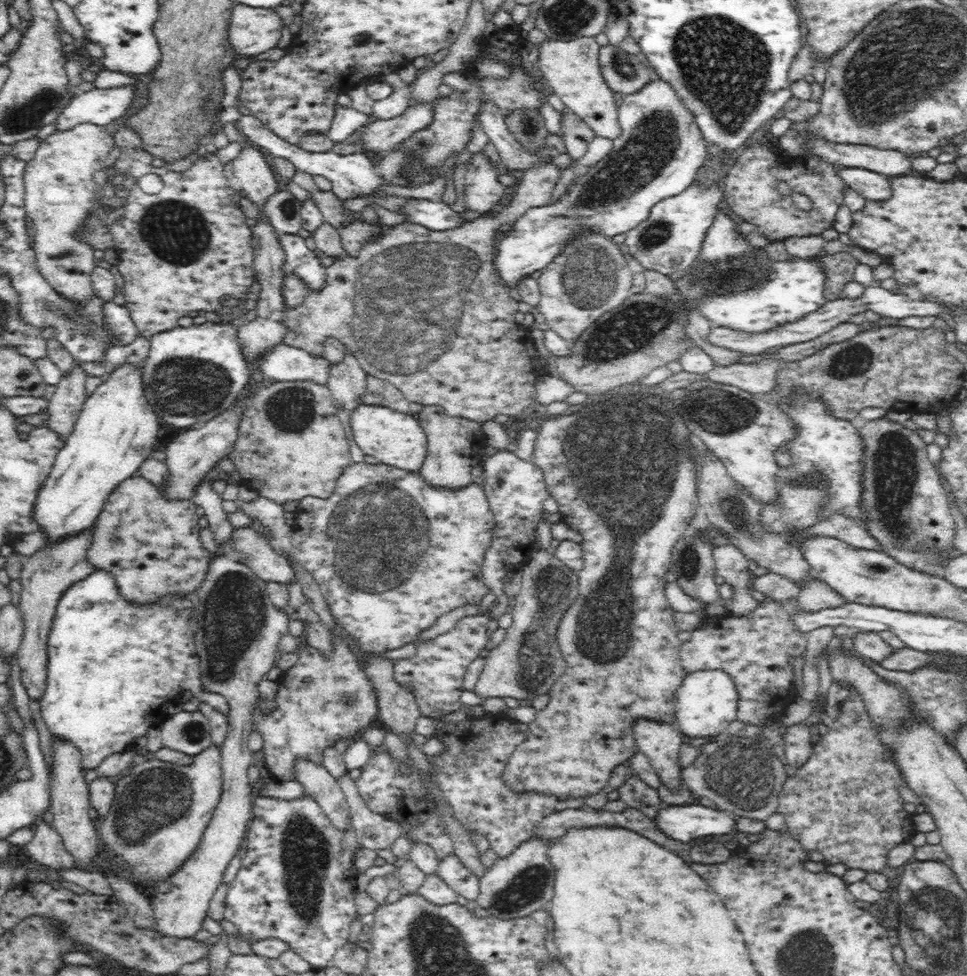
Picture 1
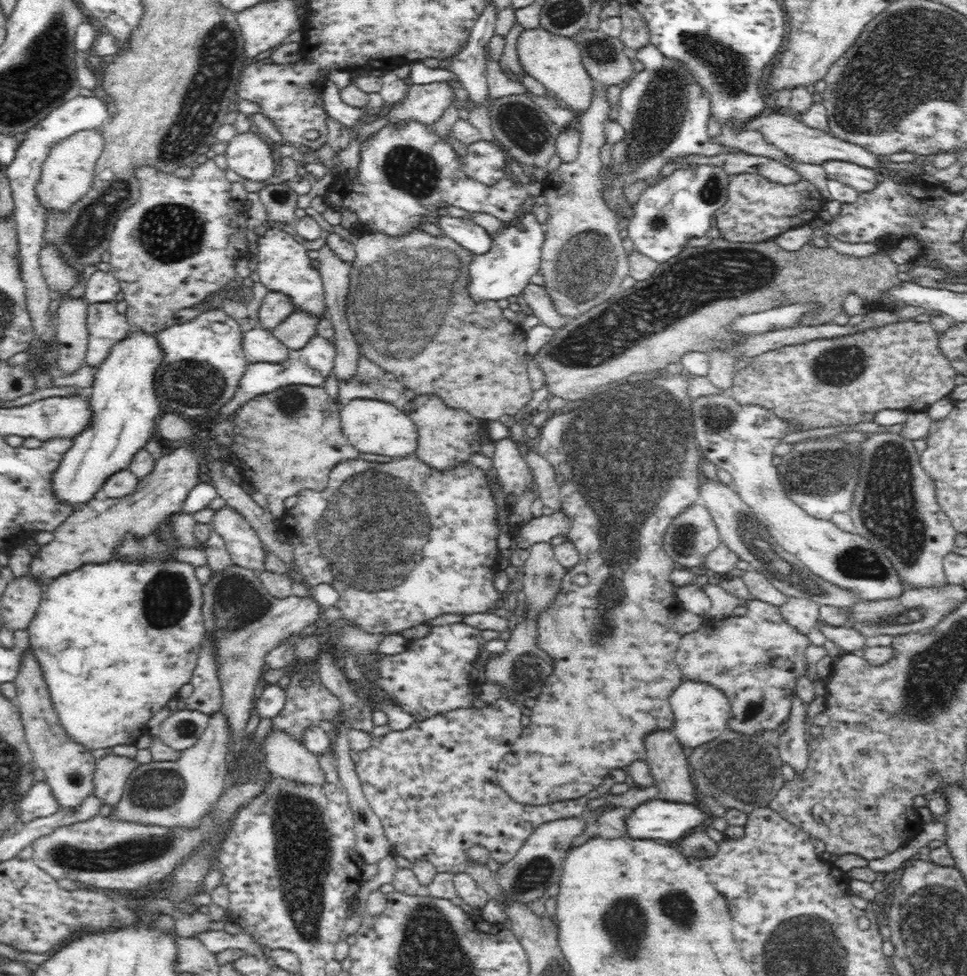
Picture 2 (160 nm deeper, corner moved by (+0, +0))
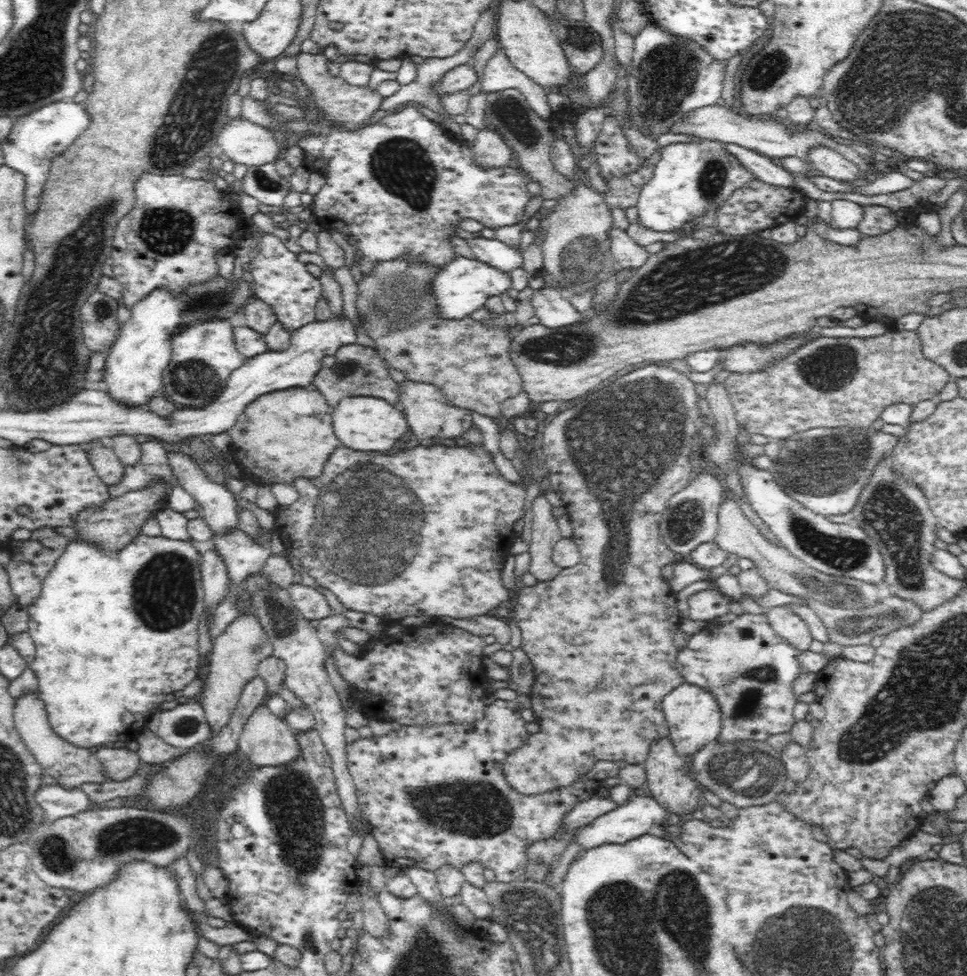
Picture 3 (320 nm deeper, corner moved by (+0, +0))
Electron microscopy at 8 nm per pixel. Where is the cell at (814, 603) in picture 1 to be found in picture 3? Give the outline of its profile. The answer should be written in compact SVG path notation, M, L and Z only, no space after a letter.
M790 604L769 607L767 609L772 630L778 636L787 640L798 650L808 650L813 640L810 621L802 619L792 609Z

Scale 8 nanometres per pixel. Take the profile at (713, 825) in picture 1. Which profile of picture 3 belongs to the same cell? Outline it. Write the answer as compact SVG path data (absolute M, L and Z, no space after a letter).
M635 796L614 810L602 814L591 823L581 826L575 830L573 841L585 849L602 846L602 844L624 844L633 838L638 838L643 834L648 834L652 826L668 824L677 818L667 810L652 796Z

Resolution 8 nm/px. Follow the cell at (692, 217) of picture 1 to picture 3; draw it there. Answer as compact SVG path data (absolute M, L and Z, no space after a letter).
M702 139L691 143L668 144L661 148L661 158L655 164L651 180L640 188L637 202L639 223L658 232L677 232L678 227L686 226L686 222L690 222L694 218L700 218L708 213L714 214L734 190L746 186L754 178L757 176L740 164L736 157L728 153L728 150L719 141Z

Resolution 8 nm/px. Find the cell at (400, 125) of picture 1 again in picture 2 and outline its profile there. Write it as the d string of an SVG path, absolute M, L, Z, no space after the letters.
M448 82L410 84L404 102L386 114L388 125L409 120L432 125L452 106L452 100L455 100L454 87Z

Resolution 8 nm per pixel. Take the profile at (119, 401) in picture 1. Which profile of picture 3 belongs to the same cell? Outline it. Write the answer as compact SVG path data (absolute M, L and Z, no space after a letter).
M220 273L203 283L188 285L179 295L164 287L151 290L149 295L129 307L130 318L120 326L116 340L106 351L102 378L106 382L106 393L123 406L146 407L150 398L162 393L162 372L171 361L173 336L200 320L232 318L240 306L256 300L256 297L250 299L250 291L244 279L226 279Z

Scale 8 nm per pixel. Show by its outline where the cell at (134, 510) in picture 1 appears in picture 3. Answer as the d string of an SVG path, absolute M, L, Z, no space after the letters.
M96 439L83 445L90 464L98 477L107 485L114 486L122 480L125 466L114 454L113 450L103 440Z

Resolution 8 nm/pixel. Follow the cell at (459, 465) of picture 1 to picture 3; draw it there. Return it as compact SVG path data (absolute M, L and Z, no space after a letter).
M406 380L399 384L399 389L399 406L405 414L409 429L420 441L420 446L438 446L440 439L464 436L474 426L472 411L456 407L434 385Z

